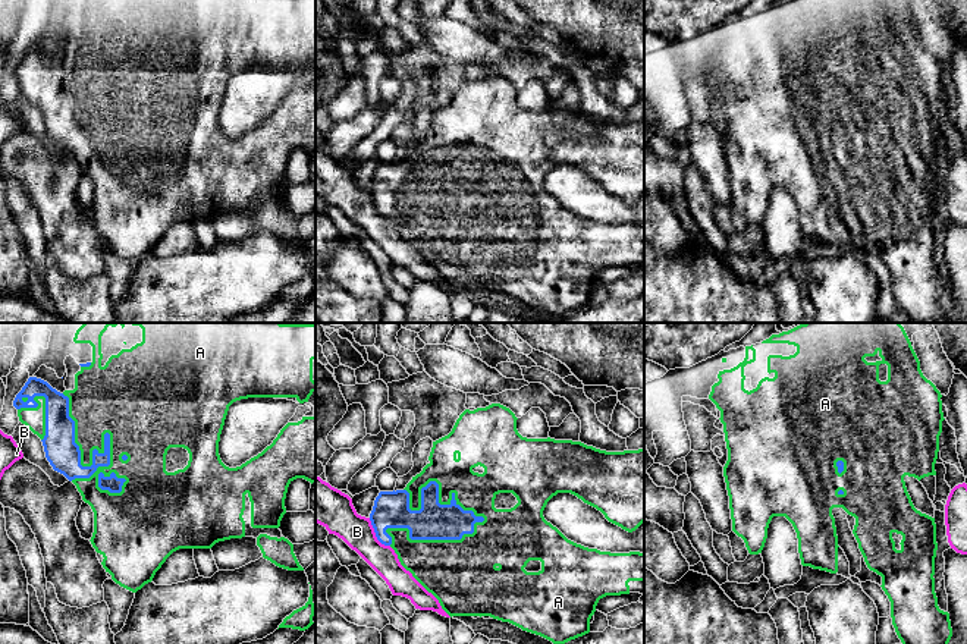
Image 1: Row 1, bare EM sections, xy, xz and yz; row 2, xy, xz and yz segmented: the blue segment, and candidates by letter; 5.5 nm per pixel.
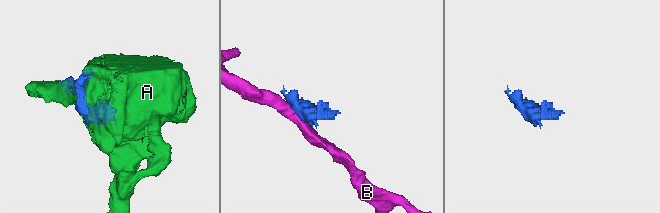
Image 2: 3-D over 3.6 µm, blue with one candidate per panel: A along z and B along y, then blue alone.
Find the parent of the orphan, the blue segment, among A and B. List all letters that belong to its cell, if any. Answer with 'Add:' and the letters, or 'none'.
Add: A

